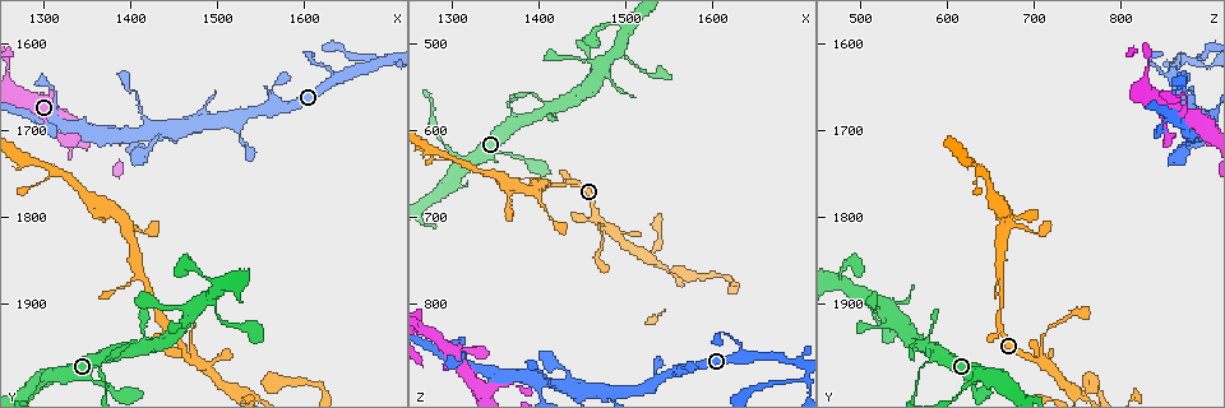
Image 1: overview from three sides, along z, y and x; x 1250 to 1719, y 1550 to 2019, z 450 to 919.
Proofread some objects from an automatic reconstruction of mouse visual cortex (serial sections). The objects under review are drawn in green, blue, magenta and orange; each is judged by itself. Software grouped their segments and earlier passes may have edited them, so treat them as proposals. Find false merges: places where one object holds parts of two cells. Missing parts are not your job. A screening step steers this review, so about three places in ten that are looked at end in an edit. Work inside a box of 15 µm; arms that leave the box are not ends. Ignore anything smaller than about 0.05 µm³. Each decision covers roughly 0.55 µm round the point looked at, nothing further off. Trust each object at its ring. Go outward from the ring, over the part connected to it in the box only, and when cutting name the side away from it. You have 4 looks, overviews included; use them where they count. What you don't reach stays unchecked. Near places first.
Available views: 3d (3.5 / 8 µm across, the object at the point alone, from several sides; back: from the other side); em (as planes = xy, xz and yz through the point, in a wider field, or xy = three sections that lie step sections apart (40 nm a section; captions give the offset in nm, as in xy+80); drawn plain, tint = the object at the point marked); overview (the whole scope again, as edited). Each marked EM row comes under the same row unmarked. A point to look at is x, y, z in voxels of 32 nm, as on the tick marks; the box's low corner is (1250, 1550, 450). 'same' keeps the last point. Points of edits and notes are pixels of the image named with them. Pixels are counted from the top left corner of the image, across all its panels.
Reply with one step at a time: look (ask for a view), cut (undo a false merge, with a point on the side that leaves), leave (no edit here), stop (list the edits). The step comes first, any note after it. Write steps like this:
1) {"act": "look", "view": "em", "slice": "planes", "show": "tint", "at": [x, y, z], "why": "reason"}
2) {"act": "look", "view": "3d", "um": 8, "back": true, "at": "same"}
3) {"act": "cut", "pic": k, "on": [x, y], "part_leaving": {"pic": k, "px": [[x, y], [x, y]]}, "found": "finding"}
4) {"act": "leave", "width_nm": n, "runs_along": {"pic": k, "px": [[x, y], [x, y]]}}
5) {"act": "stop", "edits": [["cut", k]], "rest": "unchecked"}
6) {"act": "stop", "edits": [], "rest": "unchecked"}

{"act": "look", "view": "3d", "um": 3.5, "at": [1290, 1995, 620], "why": "thick turns thin"}

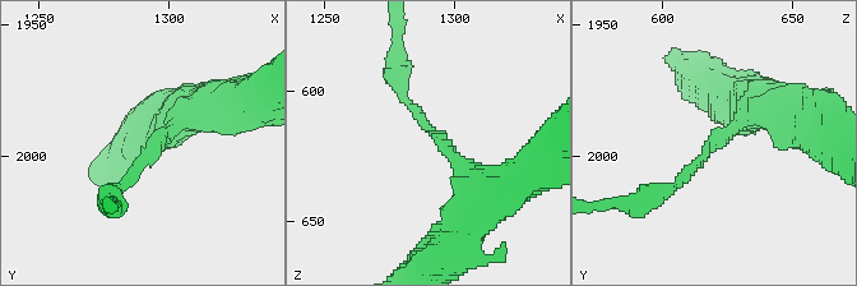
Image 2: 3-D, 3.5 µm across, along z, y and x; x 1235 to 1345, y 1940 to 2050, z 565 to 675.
{"act": "look", "view": "em", "slice": "xy", "step": 5, "show": "tint", "at": [1294, 1998, 619]}

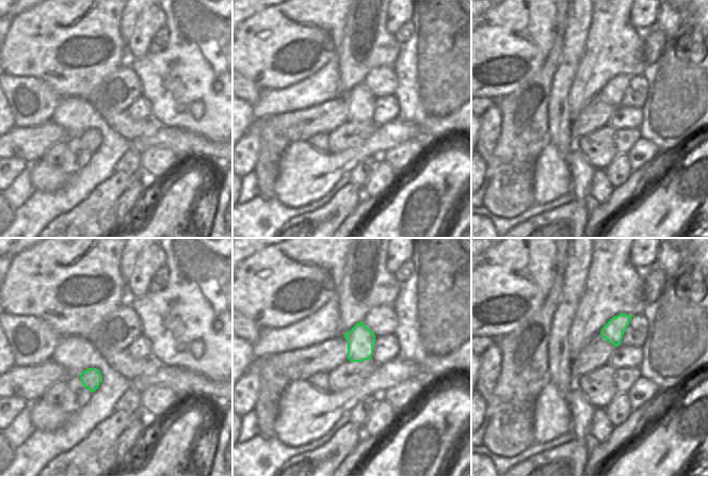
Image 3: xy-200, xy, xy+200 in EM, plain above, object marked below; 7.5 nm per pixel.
{"act": "leave", "arm_widths_nm": [150, 350], "runs_along": {"pic": 2, "px": [[498, 197], [454, 161], [399, 82]]}, "found": "one cell here"}

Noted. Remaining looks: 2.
{"act": "look", "view": "3d", "um": 3.5, "at": [1400, 1705, 890], "why": "thin arm on a thick one"}

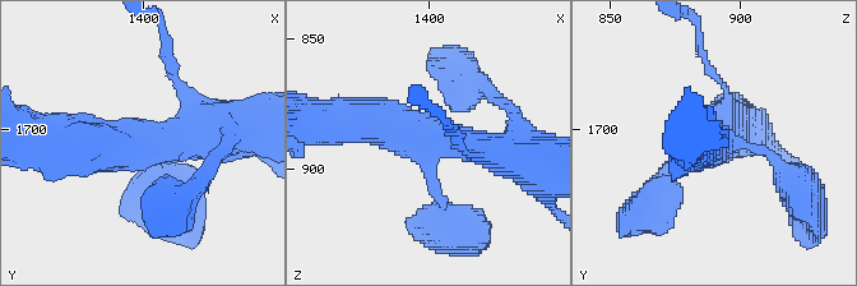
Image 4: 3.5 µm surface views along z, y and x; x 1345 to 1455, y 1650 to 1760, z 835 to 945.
{"act": "look", "view": "em", "slice": "planes", "show": "tint", "at": [1401, 1705, 890], "arms": 3, "arm_widths_nm": [150, 500, 600]}

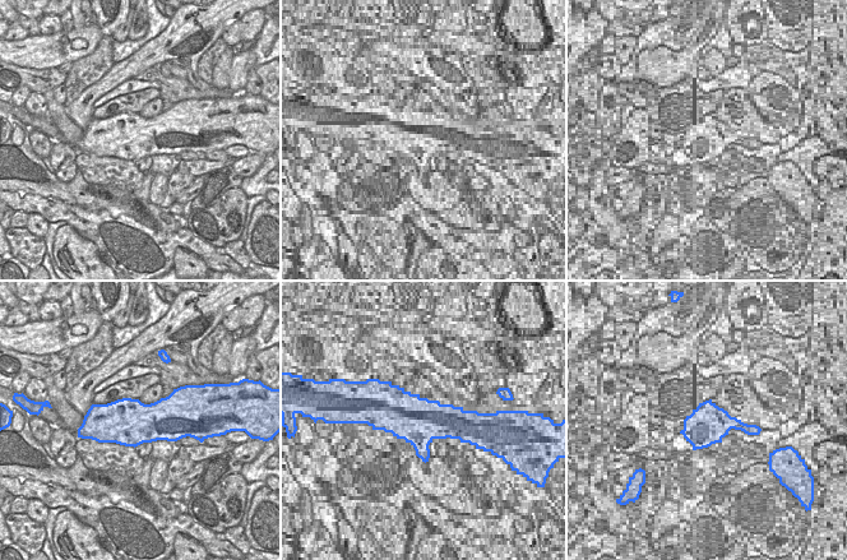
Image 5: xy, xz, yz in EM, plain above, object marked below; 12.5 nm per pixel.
{"act": "leave", "runs_along": {"pic": 4, "px": [[513, 153], [348, 121]]}, "found": "all the same cell"}

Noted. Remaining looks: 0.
{"act": "stop", "edits": [], "rest": "unchecked"}

